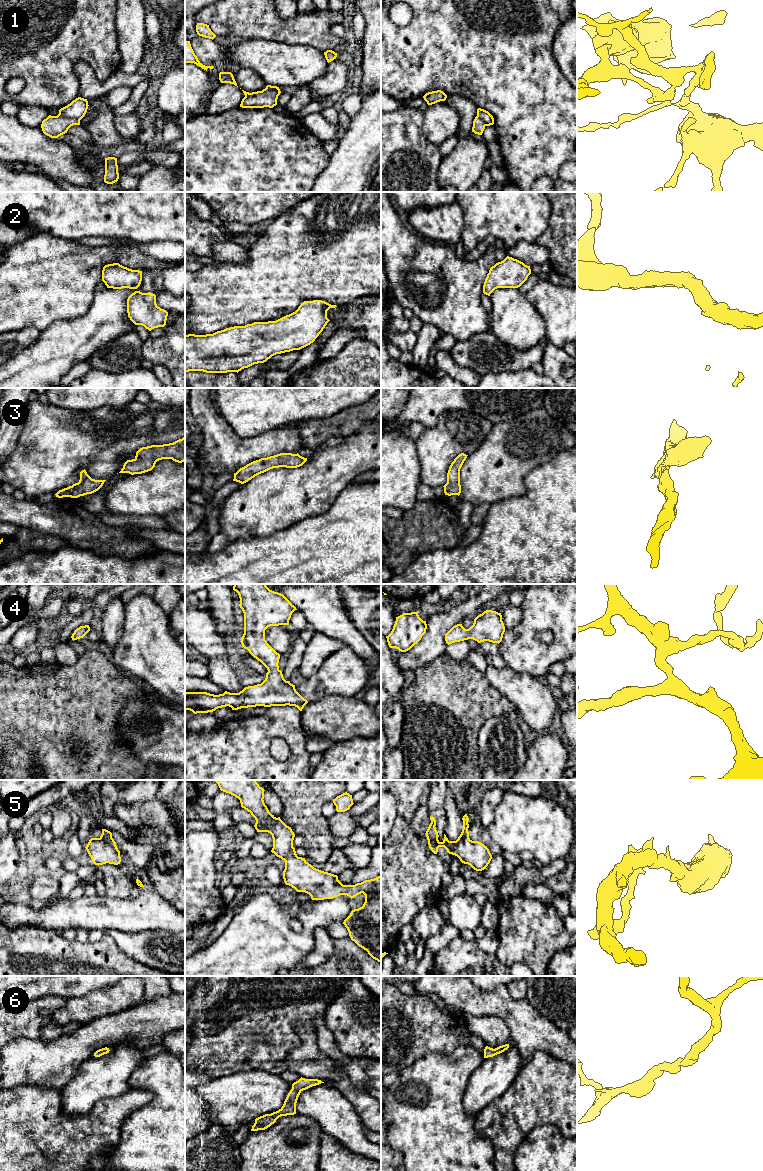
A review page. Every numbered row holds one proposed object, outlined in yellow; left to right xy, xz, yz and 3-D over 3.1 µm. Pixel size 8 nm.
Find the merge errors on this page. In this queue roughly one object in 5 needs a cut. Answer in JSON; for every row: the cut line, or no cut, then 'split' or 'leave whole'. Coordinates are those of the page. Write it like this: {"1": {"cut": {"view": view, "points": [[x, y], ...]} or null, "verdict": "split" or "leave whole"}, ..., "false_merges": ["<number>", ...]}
{"1": {"cut": {"view": "xy", "points": [[58, 114], [79, 120]]}, "verdict": "split"}, "2": {"cut": null, "verdict": "leave whole"}, "3": {"cut": null, "verdict": "leave whole"}, "4": {"cut": null, "verdict": "leave whole"}, "5": {"cut": null, "verdict": "leave whole"}, "6": {"cut": null, "verdict": "leave whole"}, "false_merges": ["1"]}

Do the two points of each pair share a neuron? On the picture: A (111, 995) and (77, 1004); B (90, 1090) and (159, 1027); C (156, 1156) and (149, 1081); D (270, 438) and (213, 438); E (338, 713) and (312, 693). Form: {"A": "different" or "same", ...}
{"A": "same", "B": "different", "C": "same", "D": "same", "E": "different"}

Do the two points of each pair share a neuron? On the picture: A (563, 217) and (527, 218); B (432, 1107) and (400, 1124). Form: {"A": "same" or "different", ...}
{"A": "different", "B": "same"}

